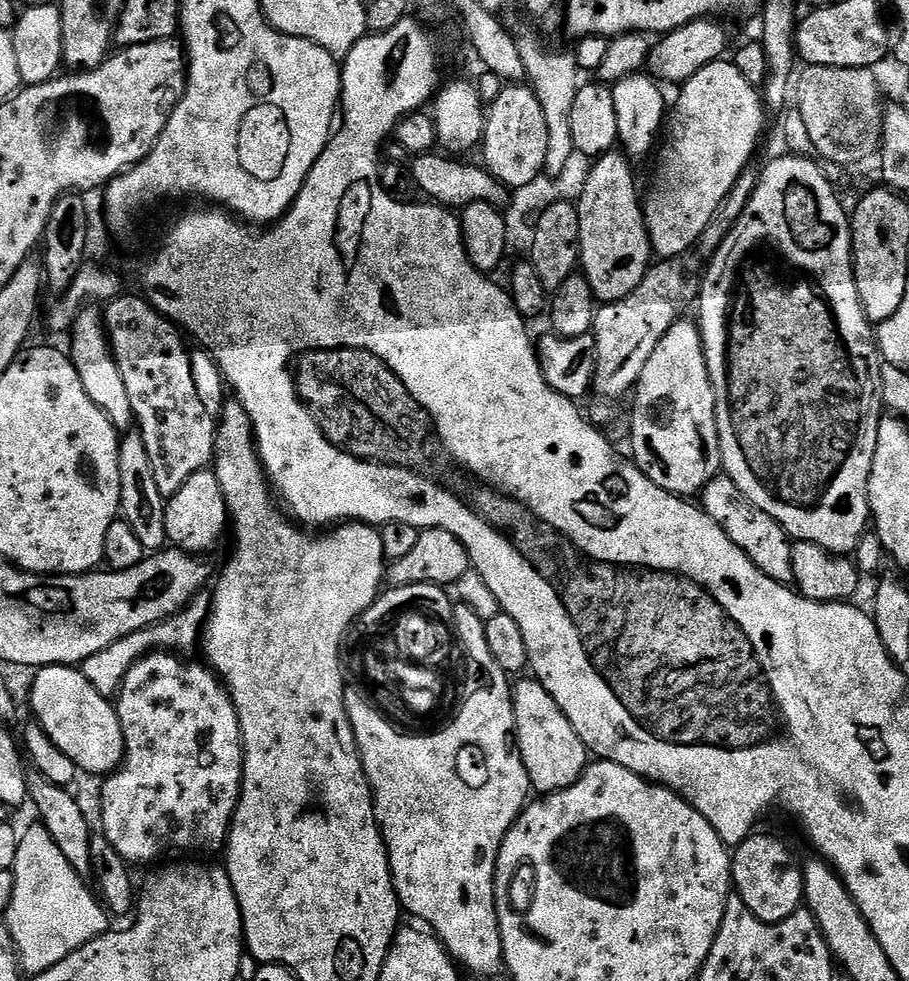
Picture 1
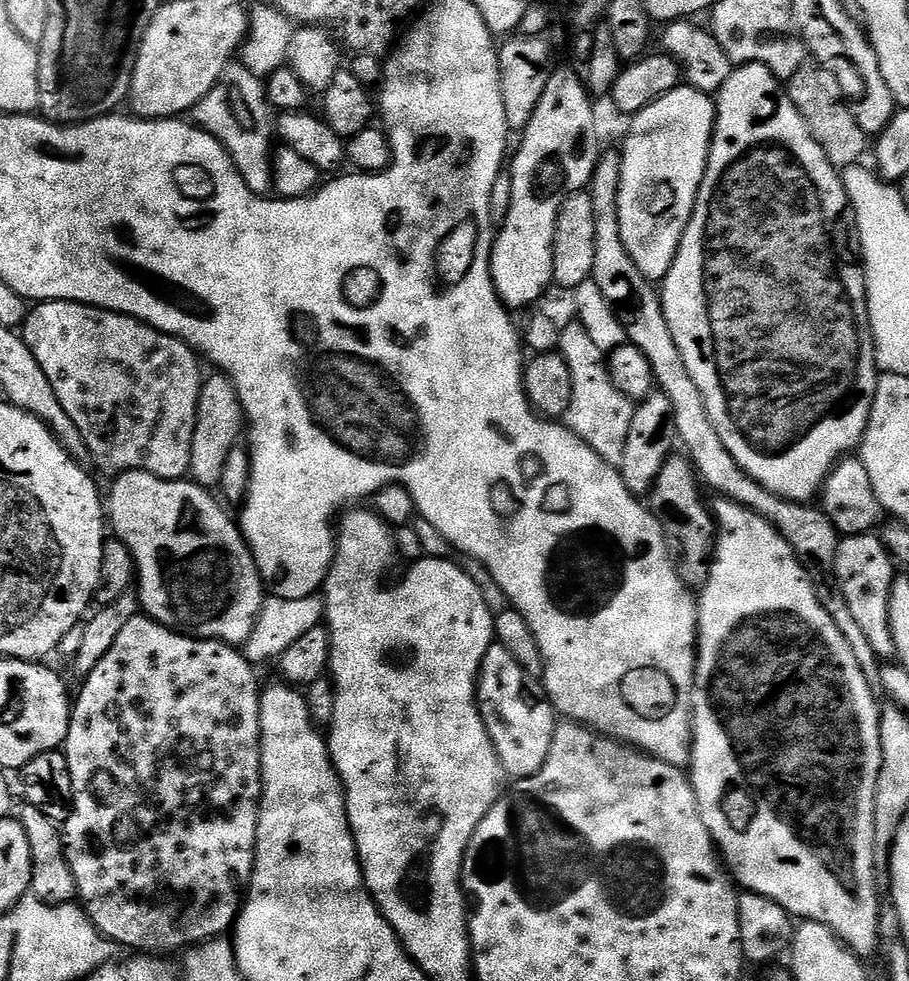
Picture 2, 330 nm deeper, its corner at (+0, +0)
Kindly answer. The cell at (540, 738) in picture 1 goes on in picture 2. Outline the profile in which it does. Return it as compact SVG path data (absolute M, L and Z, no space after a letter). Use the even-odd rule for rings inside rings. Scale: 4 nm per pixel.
M493 642L480 664L480 674L476 685L476 703L480 705L480 717L484 720L486 730L492 739L494 750L500 759L505 773L512 778L533 776L546 762L546 754L550 754L550 742L554 738L554 730L558 723L558 713L545 692L543 683L537 677L526 674L518 661L512 657L510 650Z

